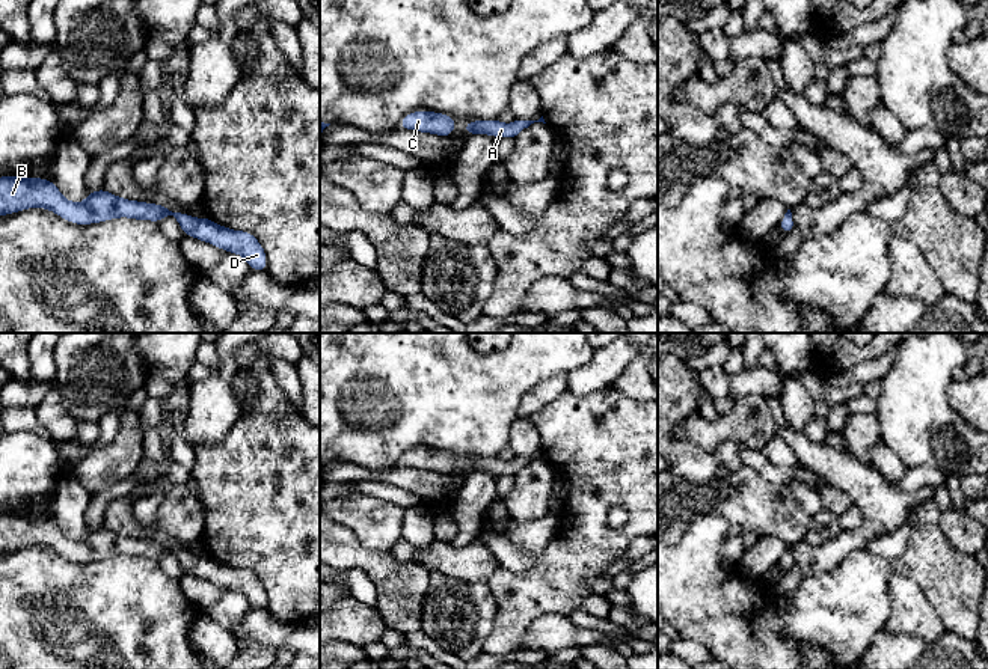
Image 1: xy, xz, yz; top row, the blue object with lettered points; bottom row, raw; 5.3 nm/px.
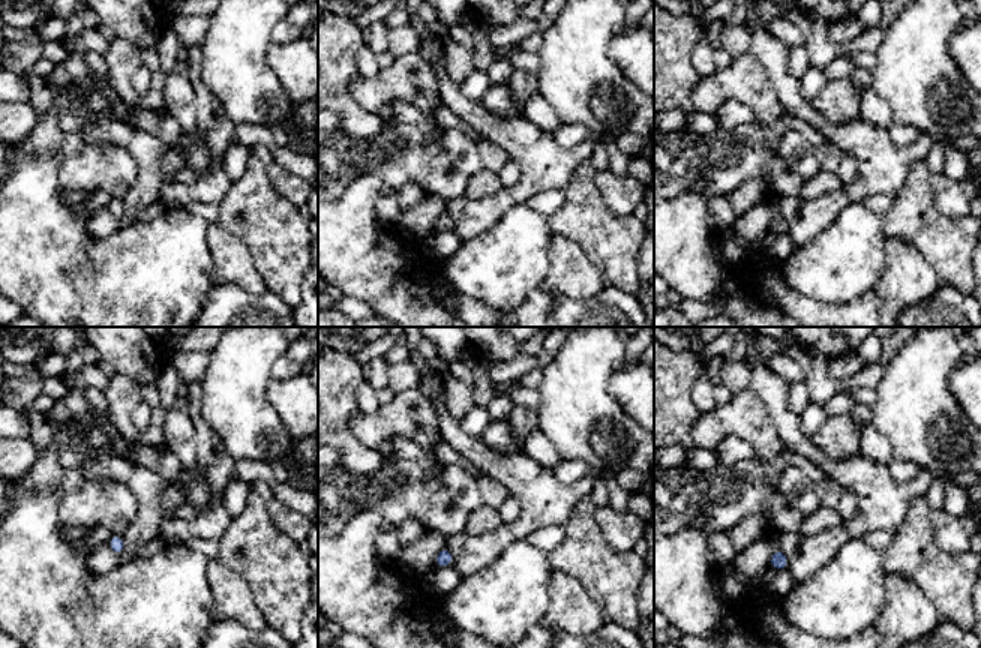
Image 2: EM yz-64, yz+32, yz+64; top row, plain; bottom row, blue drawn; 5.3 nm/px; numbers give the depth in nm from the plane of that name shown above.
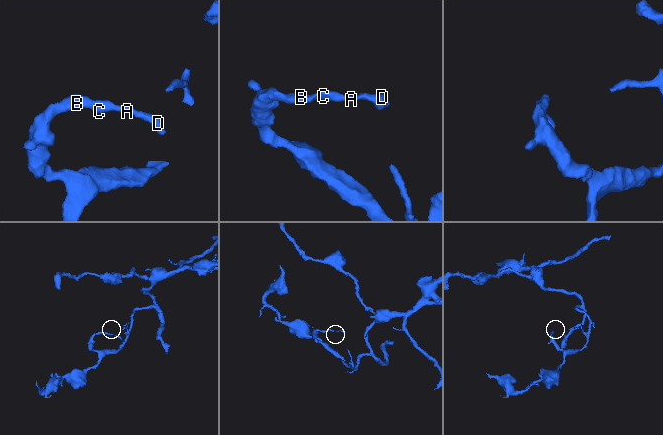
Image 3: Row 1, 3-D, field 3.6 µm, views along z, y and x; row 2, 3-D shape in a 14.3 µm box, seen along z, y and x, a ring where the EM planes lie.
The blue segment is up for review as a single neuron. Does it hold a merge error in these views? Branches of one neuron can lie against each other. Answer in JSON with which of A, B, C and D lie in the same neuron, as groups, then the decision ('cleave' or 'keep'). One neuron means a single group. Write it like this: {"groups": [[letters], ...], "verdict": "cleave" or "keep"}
{"groups": [["A", "B", "C", "D"]], "verdict": "keep"}

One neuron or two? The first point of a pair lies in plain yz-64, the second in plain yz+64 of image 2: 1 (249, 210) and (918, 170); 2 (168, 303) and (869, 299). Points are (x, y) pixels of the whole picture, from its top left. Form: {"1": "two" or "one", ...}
{"1": "one", "2": "two"}

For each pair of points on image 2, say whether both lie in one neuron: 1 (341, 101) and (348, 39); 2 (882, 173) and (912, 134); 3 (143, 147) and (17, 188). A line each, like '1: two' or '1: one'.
1: one
2: two
3: two

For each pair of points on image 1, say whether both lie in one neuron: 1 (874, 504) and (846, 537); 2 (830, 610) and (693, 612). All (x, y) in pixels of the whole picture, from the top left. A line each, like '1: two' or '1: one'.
1: one
2: one

